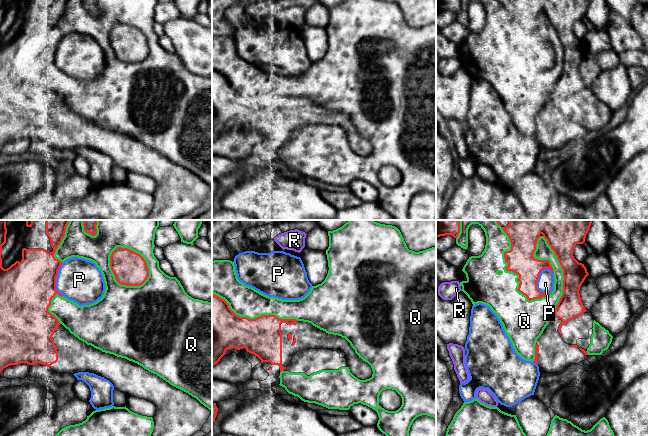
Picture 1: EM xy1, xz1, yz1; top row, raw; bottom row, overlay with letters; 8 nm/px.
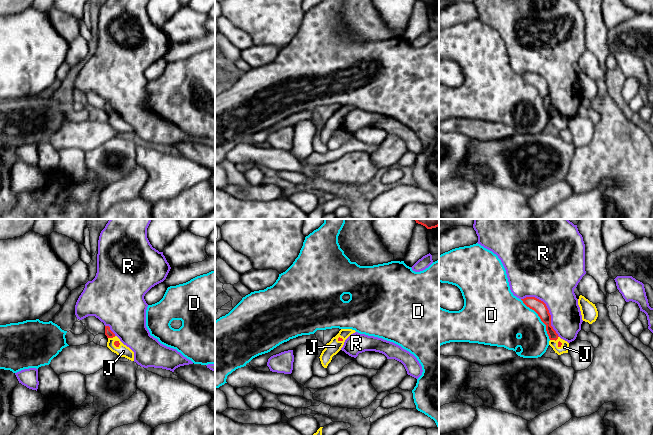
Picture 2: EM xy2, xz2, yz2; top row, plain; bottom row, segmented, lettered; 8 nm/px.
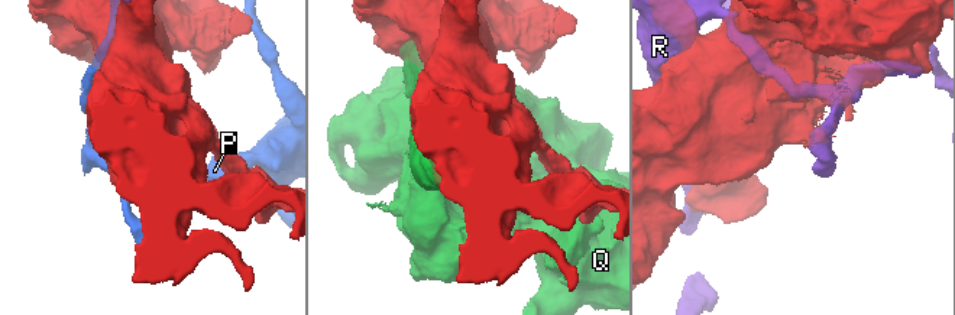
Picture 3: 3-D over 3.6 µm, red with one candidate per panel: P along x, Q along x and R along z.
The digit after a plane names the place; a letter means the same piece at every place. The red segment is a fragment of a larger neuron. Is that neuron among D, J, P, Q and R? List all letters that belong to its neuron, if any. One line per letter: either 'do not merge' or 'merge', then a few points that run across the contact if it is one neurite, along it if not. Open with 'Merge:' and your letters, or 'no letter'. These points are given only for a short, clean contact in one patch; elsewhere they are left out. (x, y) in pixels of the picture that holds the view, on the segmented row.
Merge: no letter
D: do not merge
J: do not merge | yz2 (558, 336), (555, 340), (550, 340)
P: do not merge
Q: do not merge
R: do not merge

